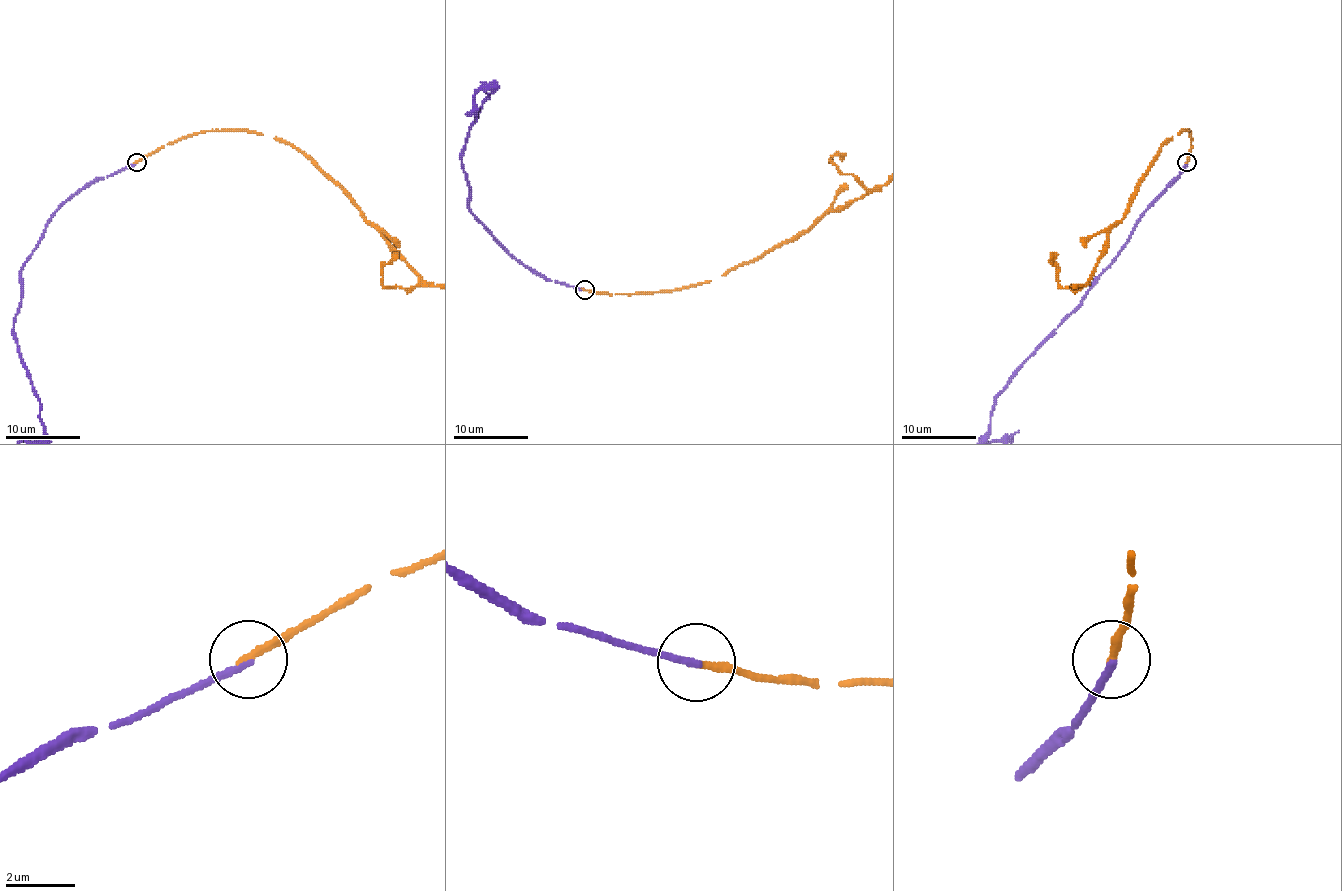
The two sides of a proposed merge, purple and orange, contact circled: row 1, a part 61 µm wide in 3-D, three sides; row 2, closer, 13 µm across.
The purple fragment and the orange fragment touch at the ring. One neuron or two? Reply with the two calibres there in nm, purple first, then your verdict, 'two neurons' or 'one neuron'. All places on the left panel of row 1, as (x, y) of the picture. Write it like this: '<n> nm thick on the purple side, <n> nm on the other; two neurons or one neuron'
200 nm thick on the purple side, 240 nm on the other; two neurons

